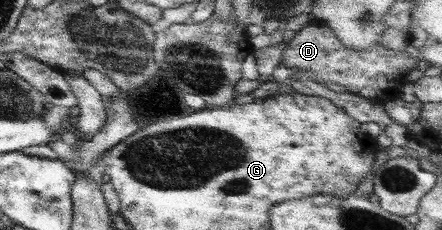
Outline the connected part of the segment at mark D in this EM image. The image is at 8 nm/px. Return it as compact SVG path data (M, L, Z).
M311 23L290 35L283 52L284 66L295 72L308 74L315 80L333 83L345 87L346 93L355 94L385 104L399 99L405 86L405 76L409 70L417 67L417 57L409 53L395 52L376 44L365 51L355 51L343 46L331 29L323 23Z

